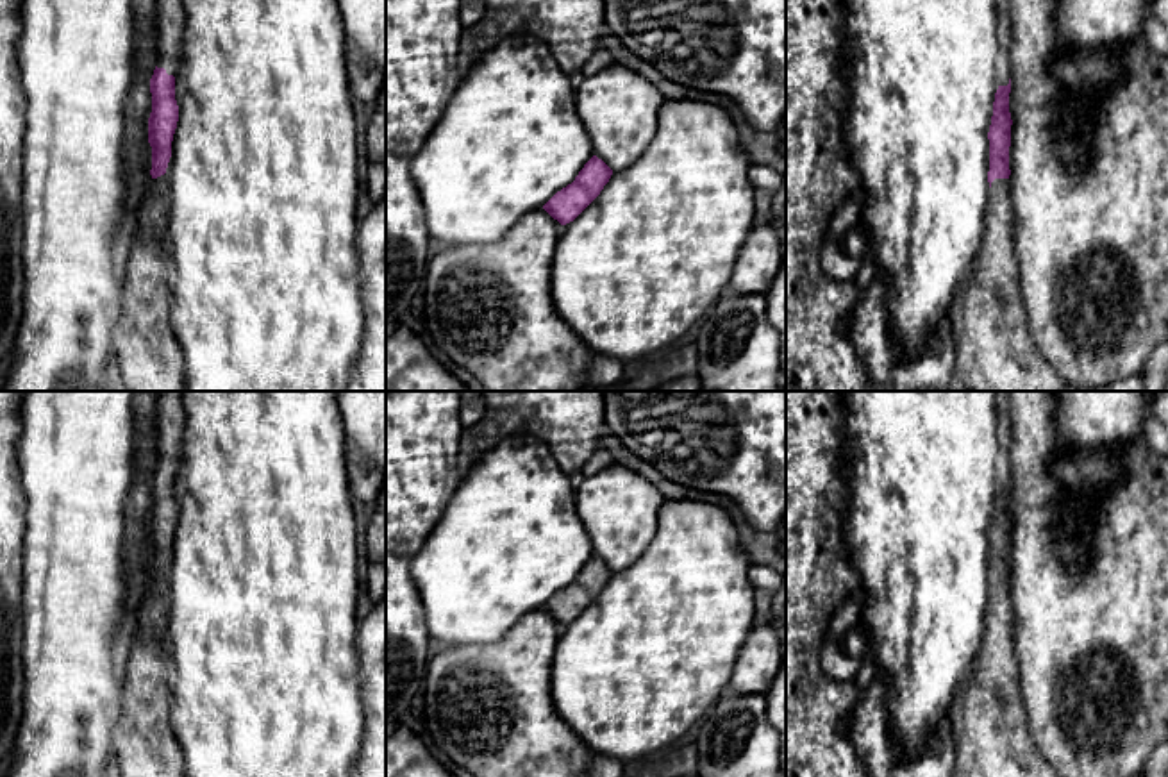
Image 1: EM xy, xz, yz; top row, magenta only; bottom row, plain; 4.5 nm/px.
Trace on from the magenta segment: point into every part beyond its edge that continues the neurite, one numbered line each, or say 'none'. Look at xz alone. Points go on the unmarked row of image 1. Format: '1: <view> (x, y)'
none

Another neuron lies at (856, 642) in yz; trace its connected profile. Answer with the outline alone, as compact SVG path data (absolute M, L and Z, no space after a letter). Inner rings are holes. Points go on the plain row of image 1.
M863 623L850 629L845 638L845 650L861 659L861 668L857 677L854 679L857 693L861 693L873 679L875 679L875 664L870 652L870 643L866 636L866 629Z

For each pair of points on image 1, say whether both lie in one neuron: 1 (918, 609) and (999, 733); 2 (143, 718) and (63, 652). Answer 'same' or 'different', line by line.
1: different
2: different

